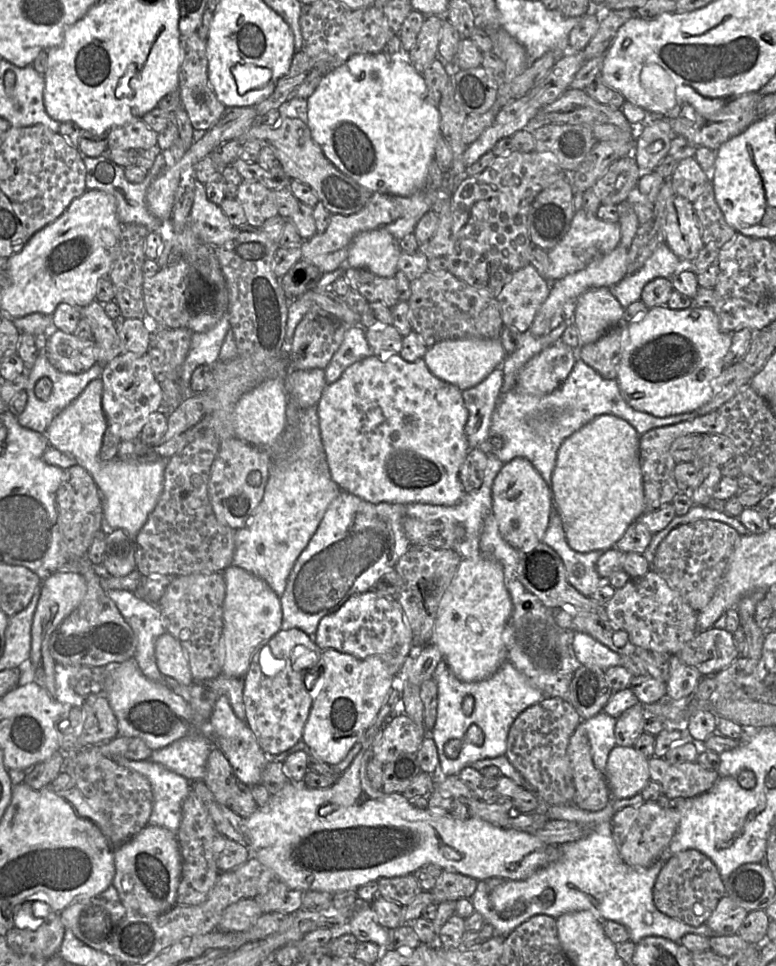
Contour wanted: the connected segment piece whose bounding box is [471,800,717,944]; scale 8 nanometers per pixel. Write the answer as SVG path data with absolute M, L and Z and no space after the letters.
M613 800L597 811L583 810L575 805L554 805L548 808L546 814L549 819L575 822L585 829L585 834L577 840L562 844L561 856L557 861L540 868L524 880L504 880L494 888L489 888L488 880L478 881L471 897L474 910L483 916L485 922L494 927L495 935L506 938L523 922L536 915L544 914L557 919L565 913L586 910L592 912L601 921L614 921L624 925L629 931L629 940L635 944L648 936L662 937L675 943L679 943L686 934L697 934L709 938L717 936L706 924L697 927L690 926L667 916L656 908L653 888L668 858L661 858L647 868L626 864L620 857L612 837L611 821L614 813Z

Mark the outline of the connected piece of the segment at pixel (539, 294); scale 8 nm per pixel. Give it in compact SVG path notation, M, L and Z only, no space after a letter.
M531 263L516 271L497 296L504 326L519 333L529 330L550 287Z

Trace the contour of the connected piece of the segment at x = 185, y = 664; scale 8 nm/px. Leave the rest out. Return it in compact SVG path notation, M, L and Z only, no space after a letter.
M166 632L157 639L155 656L157 667L163 675L173 677L183 686L193 684L187 654L173 635Z

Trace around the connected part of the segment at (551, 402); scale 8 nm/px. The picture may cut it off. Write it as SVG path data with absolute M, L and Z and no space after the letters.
M577 358L565 381L548 394L532 395L517 386L500 394L491 418L492 453L504 464L516 457L528 459L551 487L557 452L562 442L594 418L604 414L626 420L640 436L651 429L670 426L698 416L695 411L660 418L638 411L622 397L617 379L603 378L582 359Z

